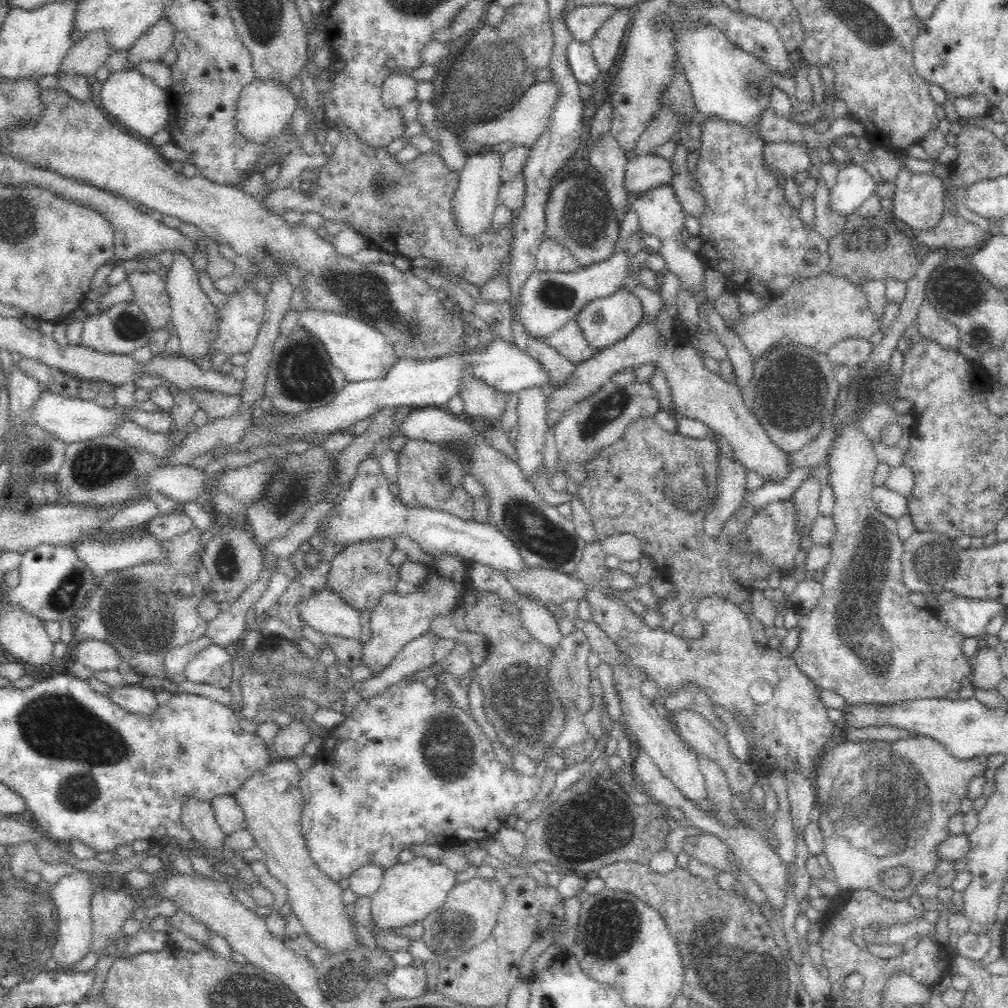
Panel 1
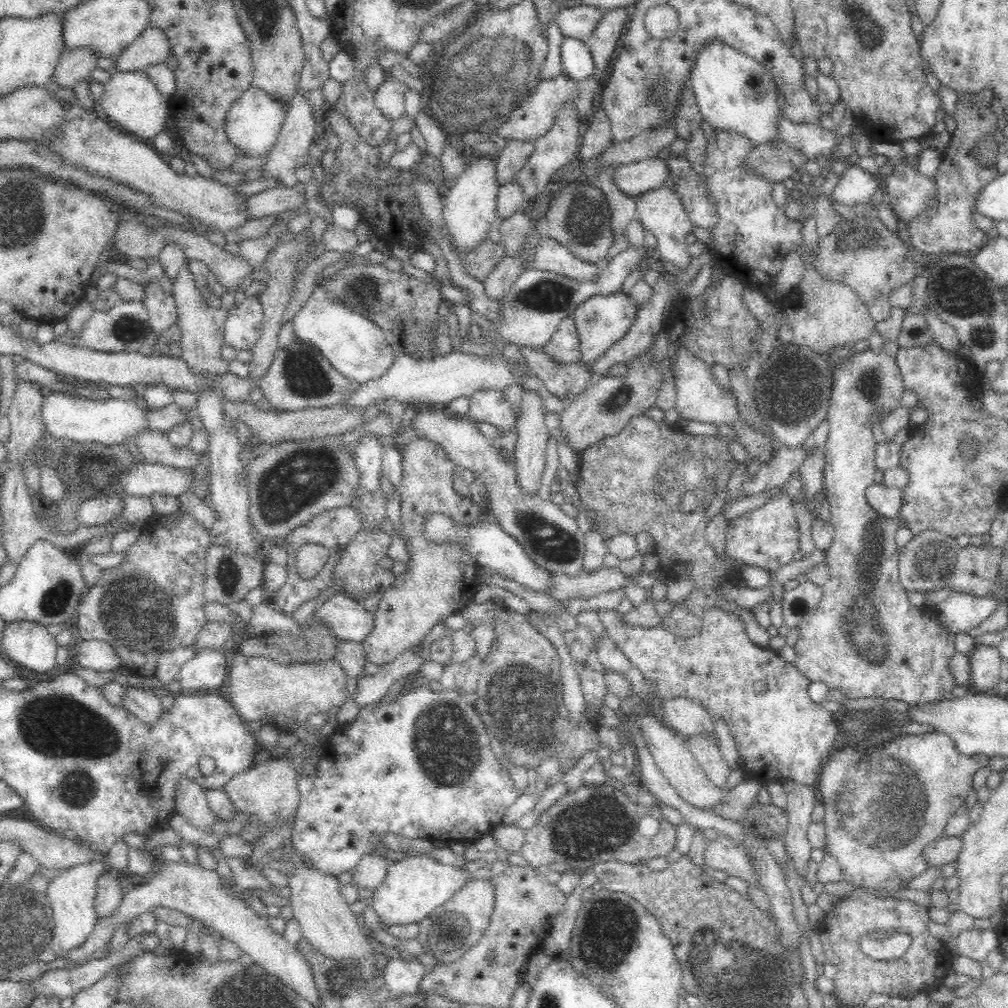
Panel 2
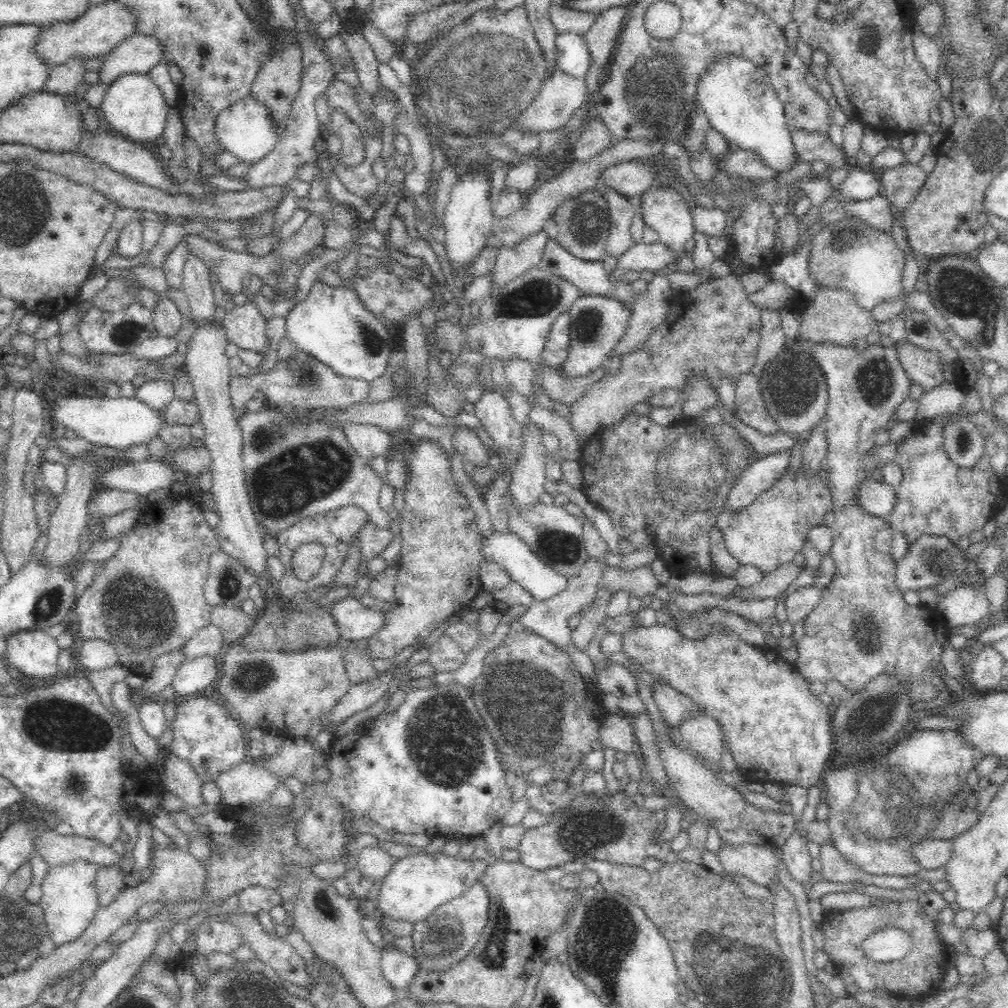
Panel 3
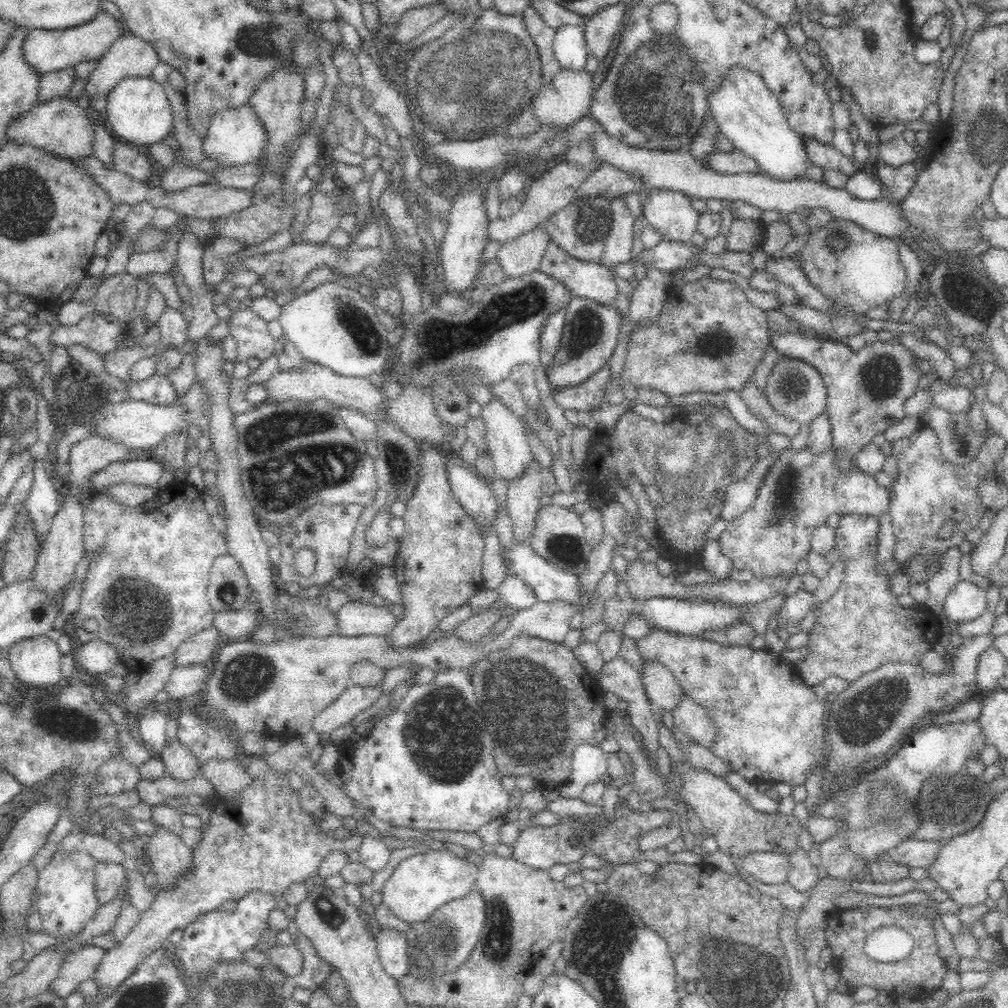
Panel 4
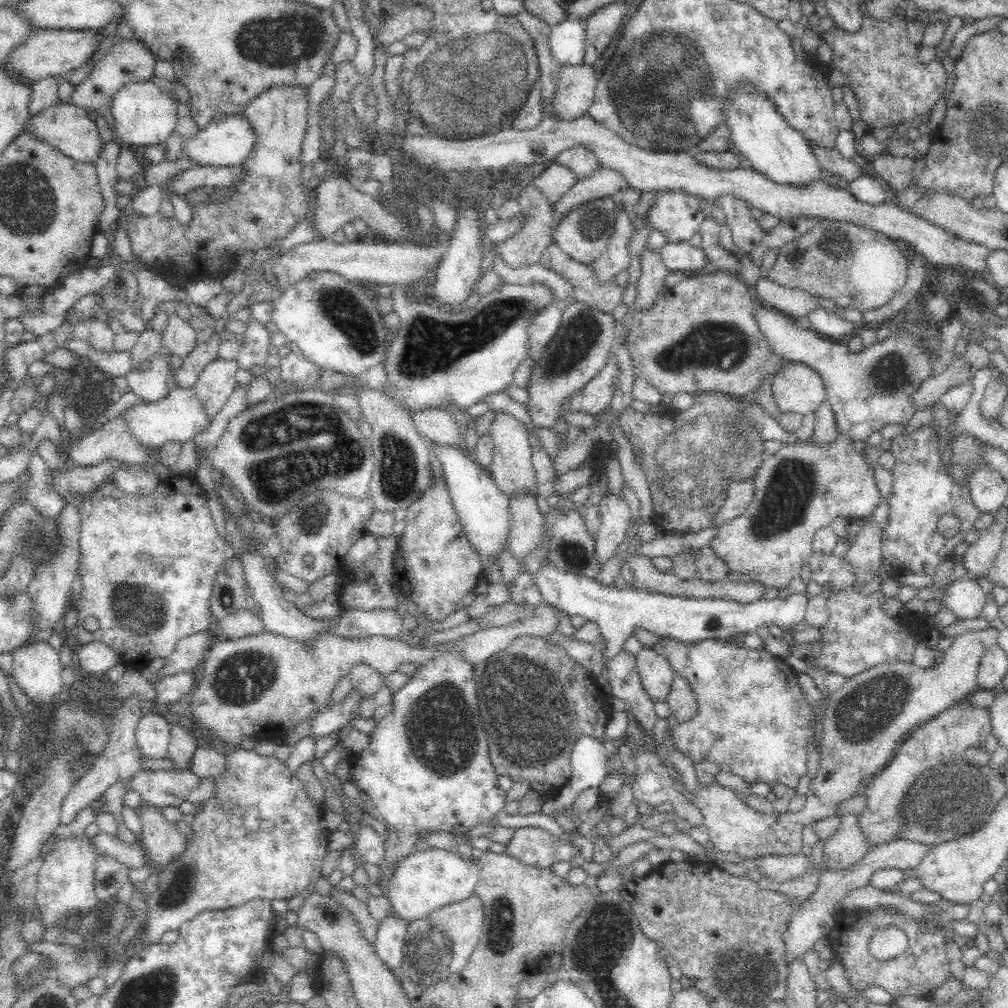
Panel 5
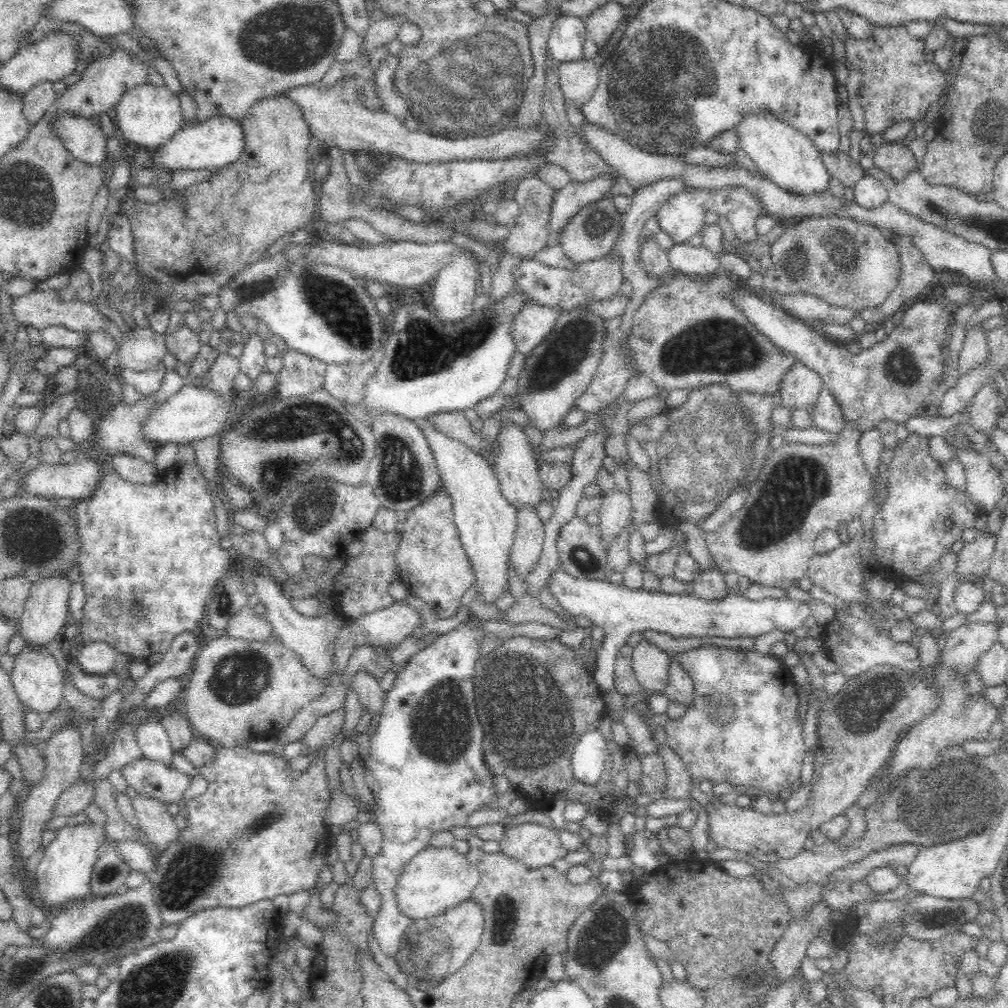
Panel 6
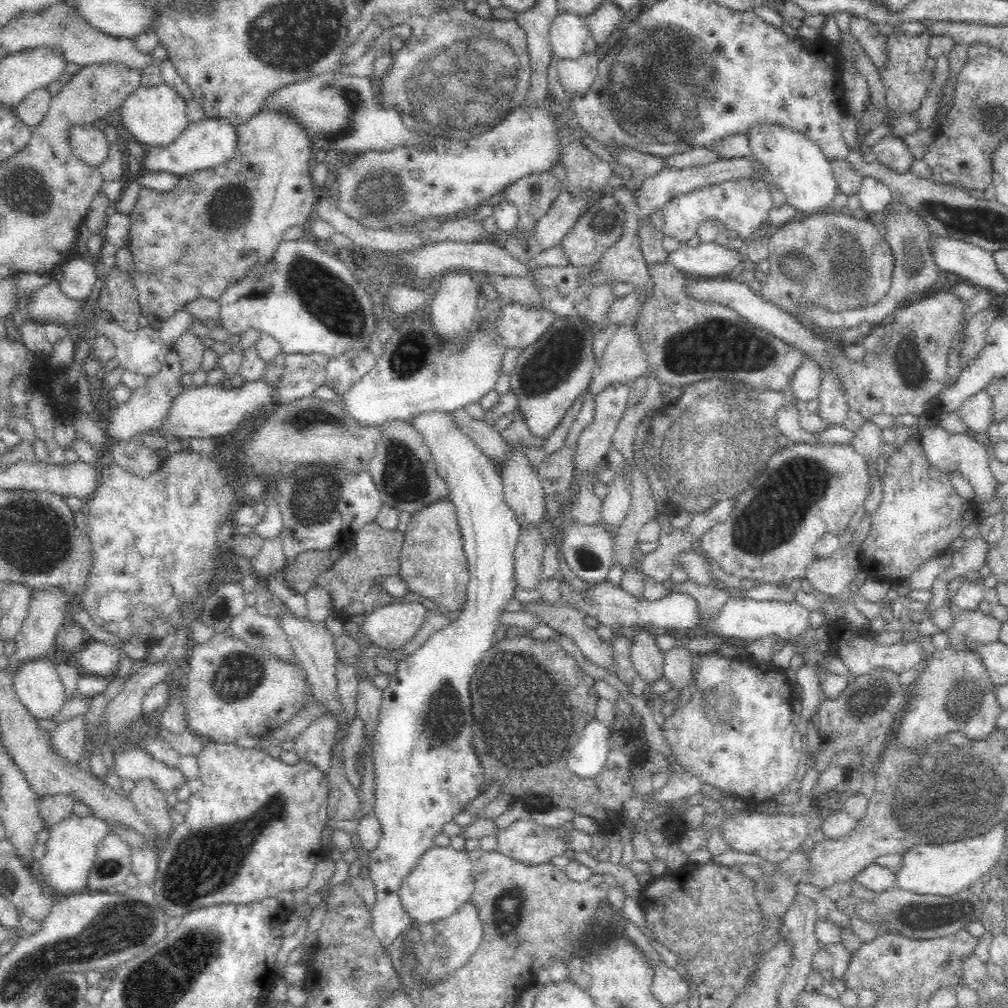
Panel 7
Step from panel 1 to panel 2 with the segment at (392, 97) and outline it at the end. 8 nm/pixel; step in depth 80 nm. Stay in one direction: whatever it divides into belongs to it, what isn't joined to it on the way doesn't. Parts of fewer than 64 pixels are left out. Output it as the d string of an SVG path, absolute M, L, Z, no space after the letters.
M390 75L385 78L385 82L378 88L378 92L375 92L374 106L387 120L396 120L405 112L404 101L408 90L410 90L408 86Z

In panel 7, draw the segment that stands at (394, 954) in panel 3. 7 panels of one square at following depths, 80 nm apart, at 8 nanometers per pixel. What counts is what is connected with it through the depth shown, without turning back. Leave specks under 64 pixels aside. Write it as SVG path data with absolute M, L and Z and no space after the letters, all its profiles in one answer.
M430 410L414 416L408 424L428 447L437 473L448 485L450 503L454 506L462 533L463 549L469 568L464 606L458 618L442 630L431 634L428 640L411 655L398 662L398 668L389 675L389 685L383 690L379 722L374 733L371 761L374 767L375 808L381 826L381 839L376 850L370 852L370 868L366 877L376 890L376 902L371 908L372 929L382 945L390 948L413 923L402 907L399 891L401 883L415 870L424 854L433 848L434 837L444 825L452 822L454 815L466 811L478 796L484 793L483 770L472 747L470 732L469 682L490 647L496 643L494 636L500 628L500 616L508 600L516 592L515 550L521 527L514 513L506 505L503 484L496 464L467 434L461 432L453 412Z

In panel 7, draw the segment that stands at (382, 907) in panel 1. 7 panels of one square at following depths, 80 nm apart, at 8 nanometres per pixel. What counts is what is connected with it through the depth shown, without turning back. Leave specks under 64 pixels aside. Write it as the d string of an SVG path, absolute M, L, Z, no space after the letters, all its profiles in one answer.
M451 845L444 848L433 846L415 866L415 870L401 883L399 896L404 911L417 924L432 924L455 914L463 904L470 901L471 895L475 890L474 863L470 861L470 856L466 851L458 852Z

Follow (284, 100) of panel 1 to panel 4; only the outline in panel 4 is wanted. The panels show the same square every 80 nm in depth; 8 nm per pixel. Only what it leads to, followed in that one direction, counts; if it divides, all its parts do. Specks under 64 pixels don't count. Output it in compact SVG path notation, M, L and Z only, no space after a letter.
M246 104L240 108L222 110L212 117L208 132L202 139L202 156L224 166L253 164L262 154L265 134L254 111Z

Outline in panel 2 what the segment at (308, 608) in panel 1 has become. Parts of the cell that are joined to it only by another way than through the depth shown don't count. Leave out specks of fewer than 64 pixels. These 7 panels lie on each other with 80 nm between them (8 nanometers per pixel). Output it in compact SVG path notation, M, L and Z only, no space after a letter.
M336 592L313 613L330 625L330 631L340 641L361 643L374 630L375 611L366 610L362 603L348 594Z

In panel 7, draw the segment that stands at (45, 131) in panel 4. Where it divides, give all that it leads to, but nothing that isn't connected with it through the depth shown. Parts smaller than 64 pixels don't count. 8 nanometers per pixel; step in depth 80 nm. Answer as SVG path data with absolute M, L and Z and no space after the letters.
M82 124L70 130L72 152L88 166L98 168L109 153L108 140L101 124Z

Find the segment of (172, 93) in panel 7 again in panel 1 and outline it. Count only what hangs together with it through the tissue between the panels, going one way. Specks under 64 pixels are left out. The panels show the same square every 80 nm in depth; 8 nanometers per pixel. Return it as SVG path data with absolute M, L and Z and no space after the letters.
M137 69L112 72L102 83L100 104L105 114L112 116L118 124L122 124L132 134L138 134L144 138L154 136L168 124L169 94Z

